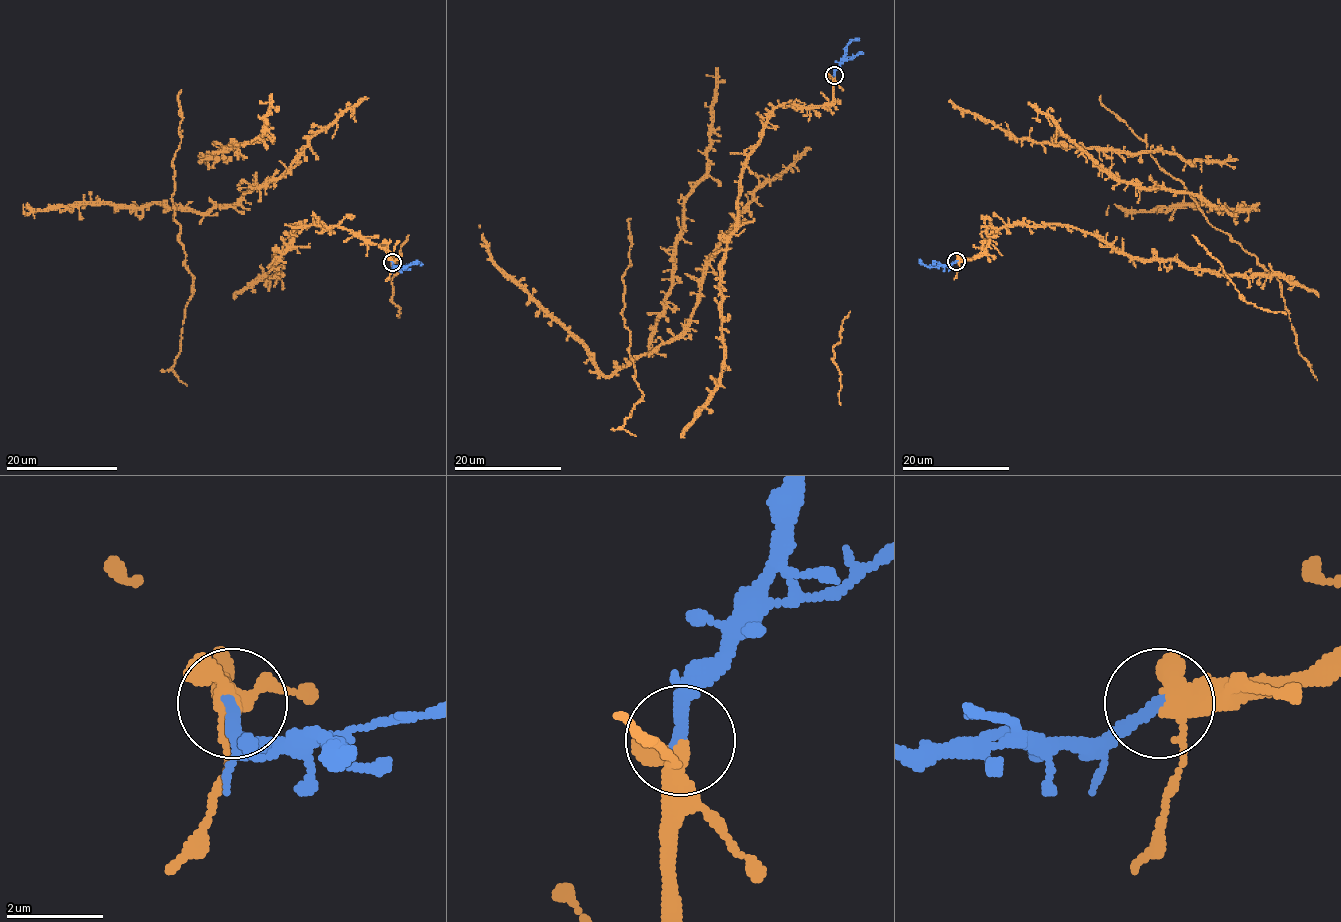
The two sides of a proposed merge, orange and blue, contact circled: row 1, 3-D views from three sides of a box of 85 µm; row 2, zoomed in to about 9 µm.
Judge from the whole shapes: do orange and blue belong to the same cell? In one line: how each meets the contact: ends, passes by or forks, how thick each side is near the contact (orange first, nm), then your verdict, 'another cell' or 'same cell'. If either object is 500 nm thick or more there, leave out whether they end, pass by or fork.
orange forks there; blue ends there; 320 nm thick on the orange side, 280 nm on the other; same cell

